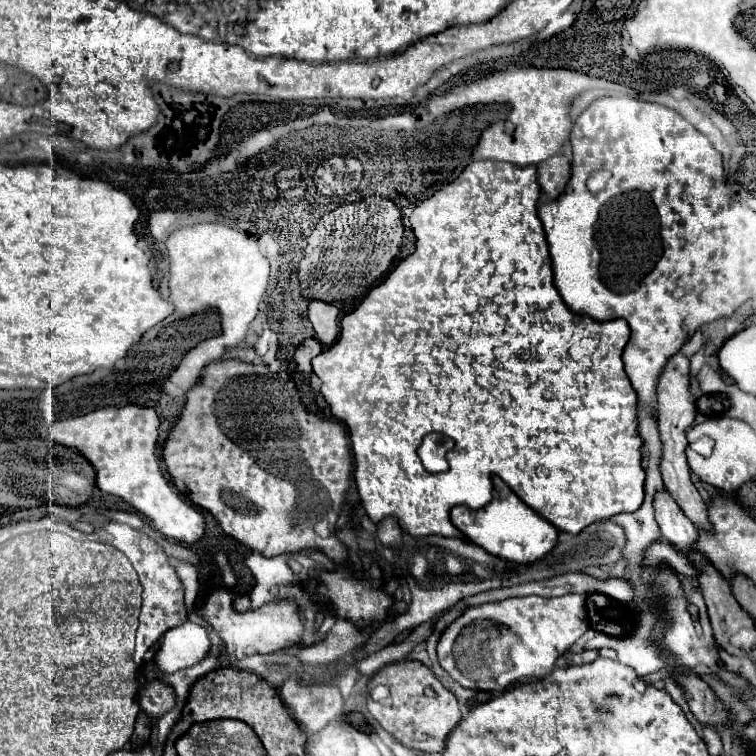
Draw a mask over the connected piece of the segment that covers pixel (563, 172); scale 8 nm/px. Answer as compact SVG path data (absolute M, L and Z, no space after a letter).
M564 154L552 156L538 164L538 182L544 190L546 200L554 202L556 198L560 198L568 186L568 180L570 180L570 160Z

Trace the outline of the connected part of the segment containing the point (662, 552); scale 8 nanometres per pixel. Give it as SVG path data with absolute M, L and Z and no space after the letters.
M656 542L652 544L648 550L646 550L646 560L648 566L654 566L654 564L666 564L666 566L672 566L674 570L678 570L680 574L688 574L692 580L696 580L696 570L694 566L688 562L688 556L686 554L680 554L678 550L674 550L670 544L666 542Z

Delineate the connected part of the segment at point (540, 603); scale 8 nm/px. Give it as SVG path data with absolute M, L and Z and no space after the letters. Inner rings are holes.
M564 594L560 598L540 598L540 596L526 596L526 598L508 598L502 602L494 602L494 604L482 604L482 606L472 606L466 608L464 614L460 618L456 618L440 636L436 652L438 652L438 662L440 666L462 686L466 688L488 688L488 690L504 690L513 682L524 678L544 678L552 672L554 662L558 656L562 656L586 630L588 630L588 618L586 618L586 608L584 608L584 596L582 594ZM476 618L494 618L498 624L510 628L518 638L520 644L516 648L516 644L512 646L512 656L510 656L510 670L502 674L502 678L486 684L486 682L474 682L468 676L460 678L462 672L458 672L456 668L456 660L454 660L454 640L458 638L458 634L462 632L462 628L466 628L468 624L472 624Z

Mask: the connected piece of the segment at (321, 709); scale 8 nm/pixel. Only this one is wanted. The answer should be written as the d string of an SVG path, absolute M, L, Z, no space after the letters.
M290 678L282 684L278 694L290 716L306 734L322 730L326 724L340 718L344 710L344 700L336 686L302 688Z

